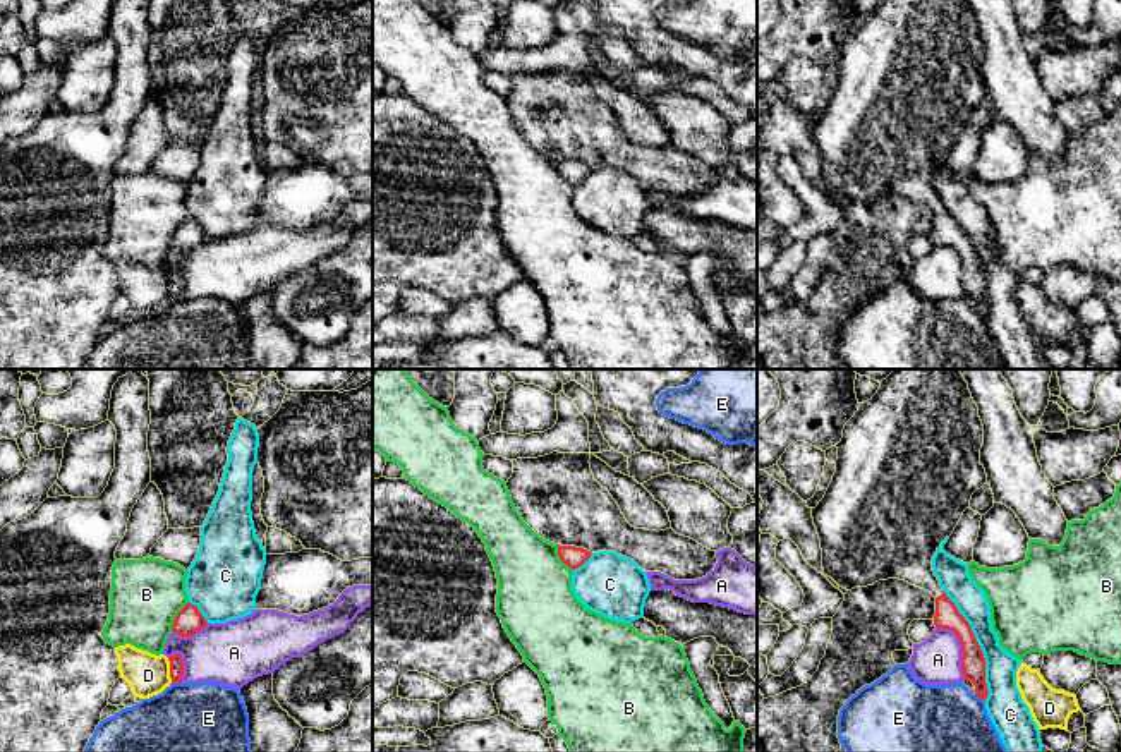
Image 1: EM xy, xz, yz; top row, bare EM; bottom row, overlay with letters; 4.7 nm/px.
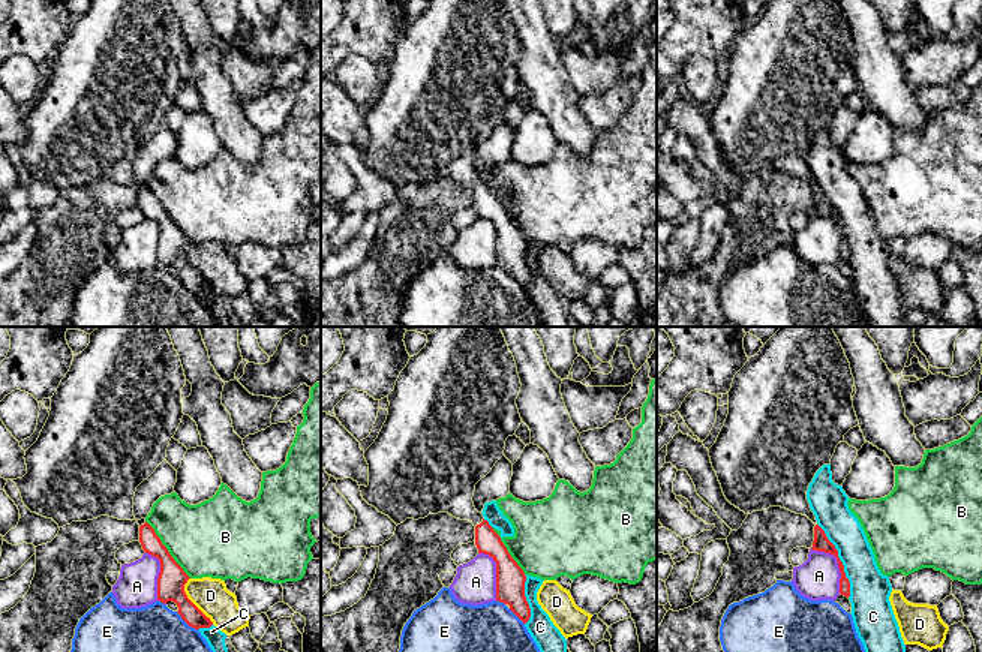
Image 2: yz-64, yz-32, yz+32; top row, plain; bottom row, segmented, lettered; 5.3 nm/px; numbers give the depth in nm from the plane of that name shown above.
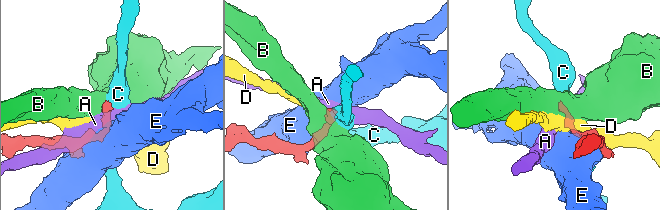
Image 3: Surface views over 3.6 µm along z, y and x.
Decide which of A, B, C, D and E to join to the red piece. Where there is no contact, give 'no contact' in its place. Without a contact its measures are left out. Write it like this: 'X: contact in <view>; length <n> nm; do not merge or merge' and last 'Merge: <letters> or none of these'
A: contact in yz; length 300 nm; do not merge
B: contact in xy; length 170 nm; do not merge
C: contact in yz; length 550 nm; do not merge
D: contact in xy; length 110 nm; do not merge
E: contact in xy; length 50 nm; do not merge
Merge: none of these

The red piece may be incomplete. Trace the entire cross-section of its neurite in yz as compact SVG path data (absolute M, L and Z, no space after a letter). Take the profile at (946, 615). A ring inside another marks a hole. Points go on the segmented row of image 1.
M894 369L877 393L858 405L836 445L833 481L812 508L824 575L851 591L900 579L936 597L934 625L953 630L961 644L965 680L987 699L985 658L970 623L946 596L932 572L932 556L949 537L972 494L987 484L980 464L984 426L968 383L958 369Z

